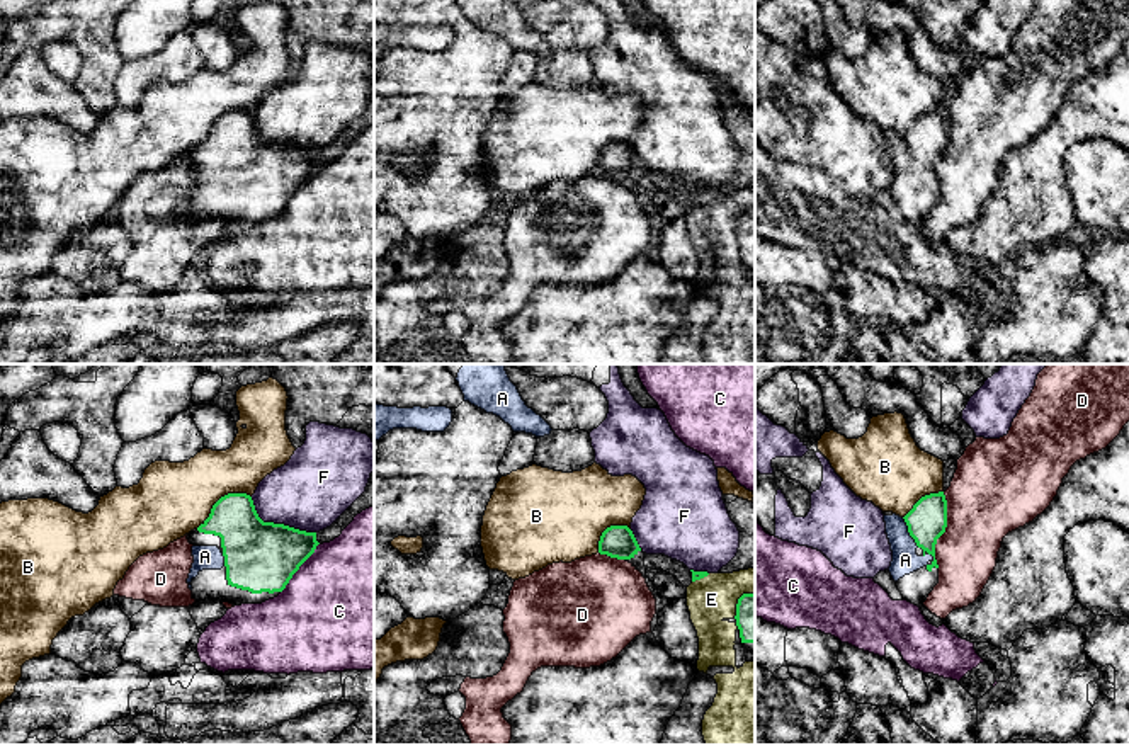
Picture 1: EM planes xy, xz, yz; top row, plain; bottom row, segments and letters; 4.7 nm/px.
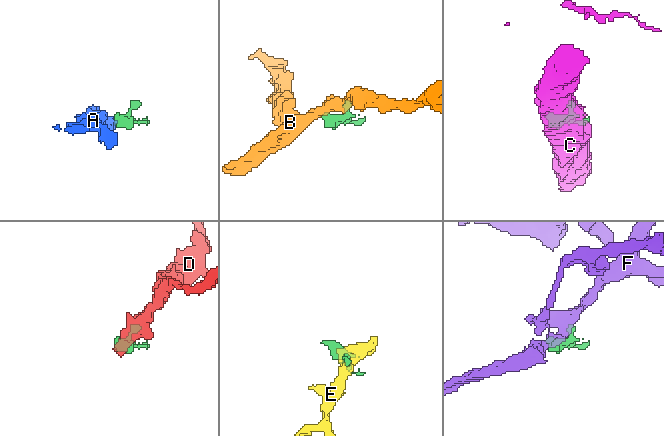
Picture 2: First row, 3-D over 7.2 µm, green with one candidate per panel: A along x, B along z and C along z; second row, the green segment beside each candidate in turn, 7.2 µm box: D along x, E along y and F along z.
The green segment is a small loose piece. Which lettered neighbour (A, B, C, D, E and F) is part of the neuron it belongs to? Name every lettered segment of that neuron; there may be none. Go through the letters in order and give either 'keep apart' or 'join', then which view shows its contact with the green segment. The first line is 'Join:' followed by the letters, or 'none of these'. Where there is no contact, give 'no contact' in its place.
Join: A
A: join; contact in yz
B: keep apart; contact in xy
C: keep apart; contact in xy
D: keep apart; contact in yz
E: keep apart; contact in xz
F: keep apart; contact in xy

